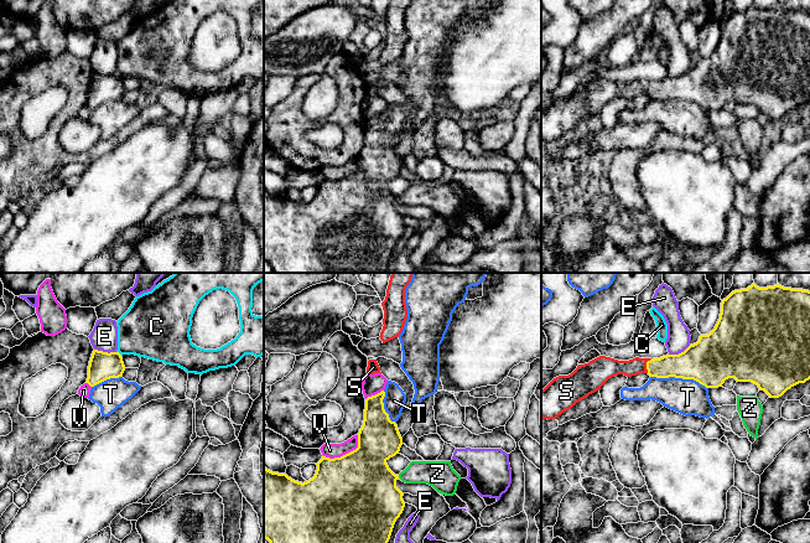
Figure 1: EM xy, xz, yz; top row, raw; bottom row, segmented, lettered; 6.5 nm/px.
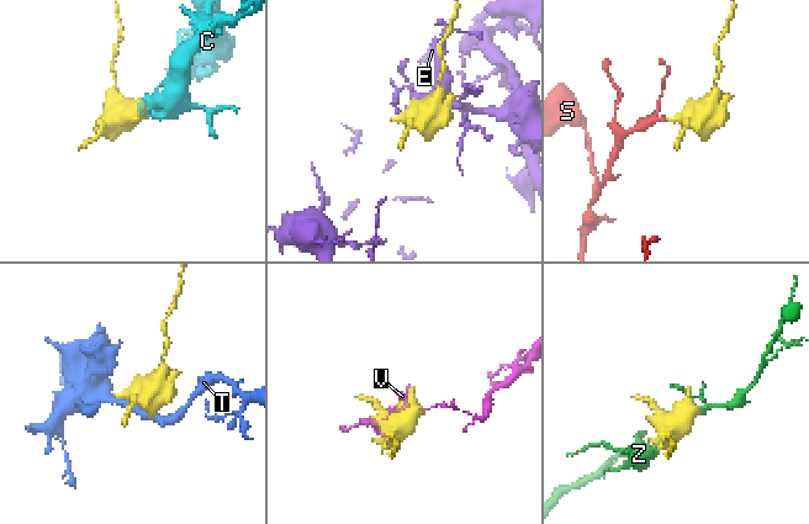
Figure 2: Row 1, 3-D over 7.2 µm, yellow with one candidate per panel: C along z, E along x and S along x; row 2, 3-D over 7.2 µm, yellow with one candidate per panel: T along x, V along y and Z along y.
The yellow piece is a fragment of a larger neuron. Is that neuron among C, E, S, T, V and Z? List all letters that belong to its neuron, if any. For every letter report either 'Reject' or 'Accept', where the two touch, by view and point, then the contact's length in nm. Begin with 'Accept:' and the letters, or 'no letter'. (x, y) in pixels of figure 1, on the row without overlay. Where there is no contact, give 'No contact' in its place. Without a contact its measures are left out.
Accept: S
C: Reject. Touches yellow at xy (118, 75). Shared border 50 nm
E: Reject. Touches yellow at xy (105, 75). Shared border 150 nm
S: Accept. Touches yellow at yz (647, 88). Shared border 100 nm
T: Reject. Touches yellow at yz (679, 99). Shared border 380 nm
V: Reject. Touches yellow at xz (346, 176). Shared border 280 nm
Z: Reject. Touches yellow at xz (398, 200). Shared border 40 nm

